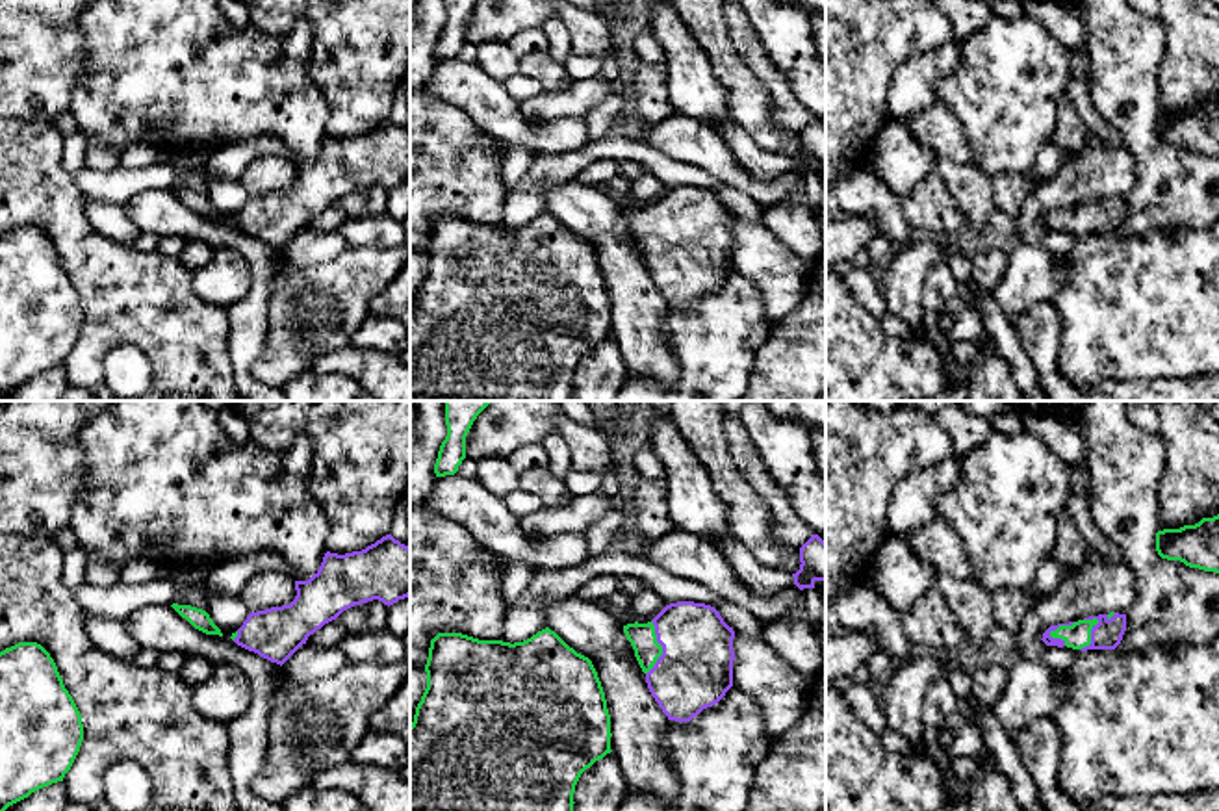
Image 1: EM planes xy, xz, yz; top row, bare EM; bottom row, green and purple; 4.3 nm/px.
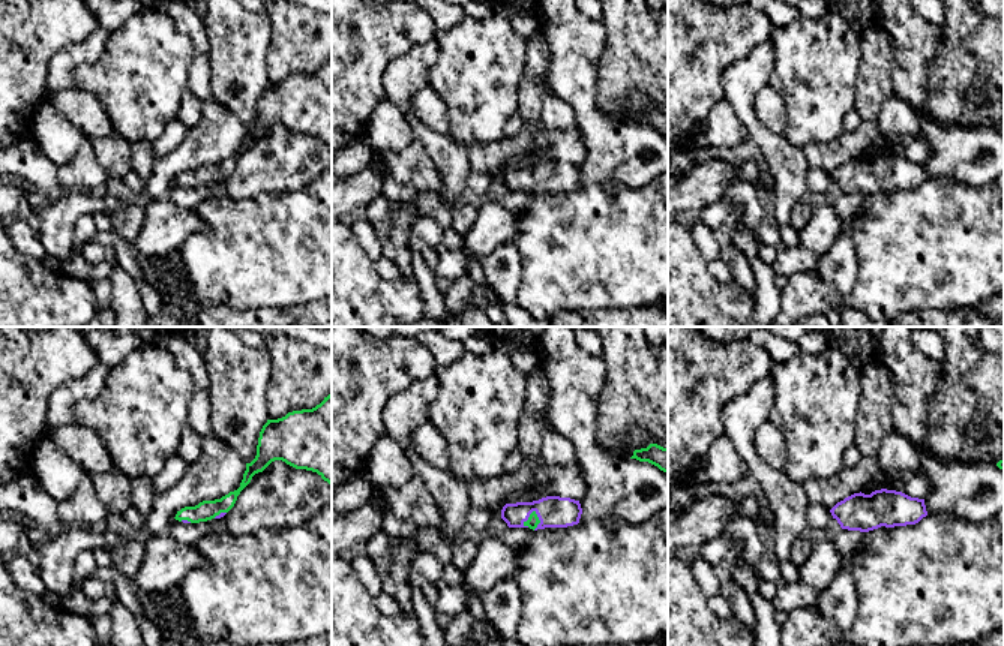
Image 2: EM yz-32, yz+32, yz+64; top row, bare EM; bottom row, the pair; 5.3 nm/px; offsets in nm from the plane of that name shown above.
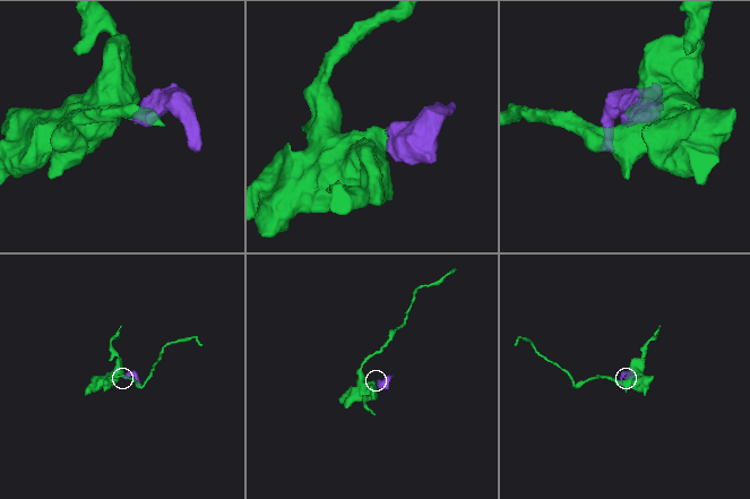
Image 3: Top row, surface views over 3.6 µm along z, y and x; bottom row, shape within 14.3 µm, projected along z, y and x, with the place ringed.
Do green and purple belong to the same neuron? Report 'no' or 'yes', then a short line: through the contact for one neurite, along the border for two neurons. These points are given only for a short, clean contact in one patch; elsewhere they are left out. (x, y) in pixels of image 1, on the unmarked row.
yes | xz (642, 221), (661, 232), (670, 232), (694, 257)

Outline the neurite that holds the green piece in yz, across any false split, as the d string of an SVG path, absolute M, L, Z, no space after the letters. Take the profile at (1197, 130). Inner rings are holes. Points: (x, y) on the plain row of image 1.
M1219 98L1195 109L1158 115L1156 135L1161 143L1219 158Z

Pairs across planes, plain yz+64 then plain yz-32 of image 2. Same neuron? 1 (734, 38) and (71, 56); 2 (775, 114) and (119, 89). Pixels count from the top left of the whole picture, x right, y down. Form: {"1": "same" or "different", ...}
{"1": "different", "2": "different"}

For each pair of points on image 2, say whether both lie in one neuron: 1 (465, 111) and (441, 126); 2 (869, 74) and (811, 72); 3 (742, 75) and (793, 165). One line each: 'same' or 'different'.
1: different
2: different
3: same

